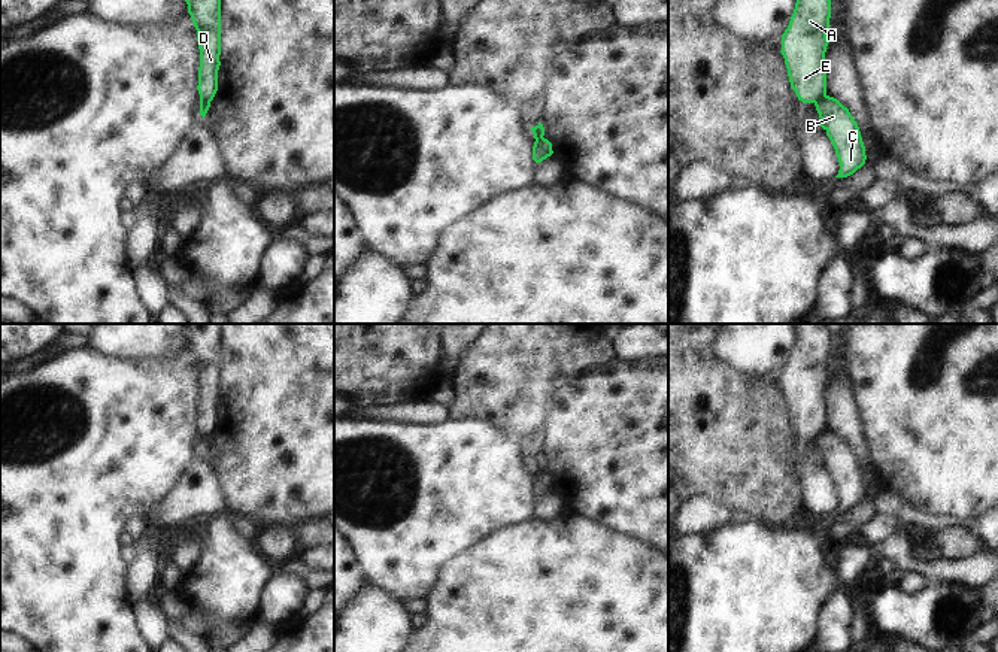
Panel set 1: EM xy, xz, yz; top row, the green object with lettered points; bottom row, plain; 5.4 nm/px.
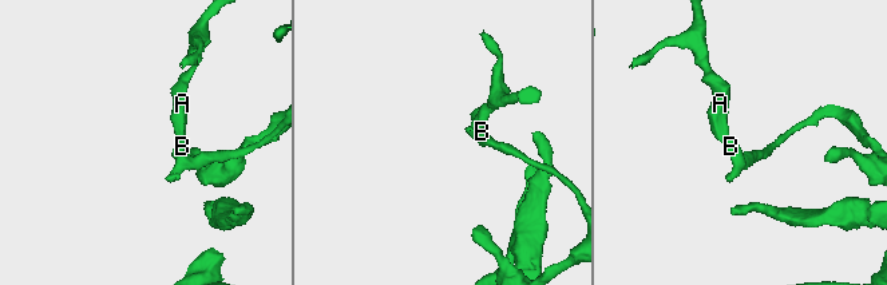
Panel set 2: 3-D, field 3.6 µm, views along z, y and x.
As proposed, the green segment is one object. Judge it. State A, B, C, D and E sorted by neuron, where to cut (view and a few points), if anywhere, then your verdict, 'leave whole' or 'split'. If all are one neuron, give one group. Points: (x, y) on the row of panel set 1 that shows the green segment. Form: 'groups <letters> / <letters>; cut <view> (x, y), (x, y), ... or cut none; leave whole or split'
groups A D E / B C; cut yz (825, 94), (815, 103); split

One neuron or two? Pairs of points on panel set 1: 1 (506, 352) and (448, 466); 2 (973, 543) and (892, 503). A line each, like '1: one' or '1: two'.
1: two
2: two

